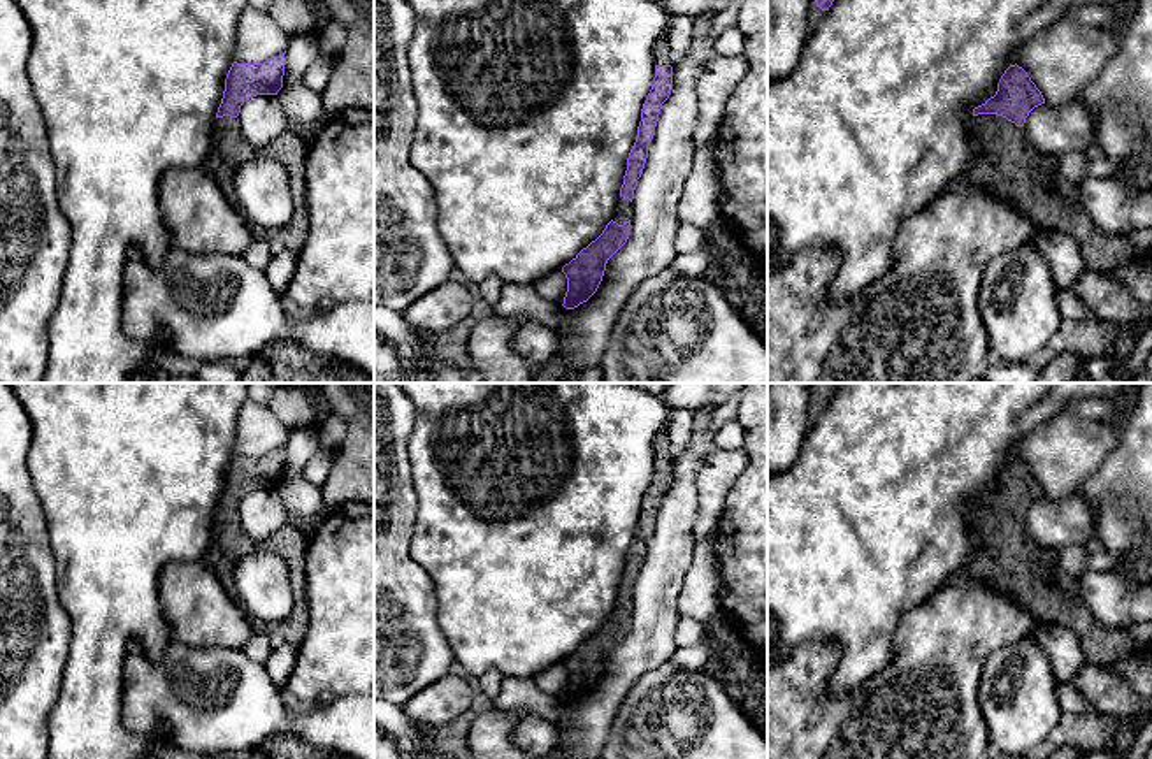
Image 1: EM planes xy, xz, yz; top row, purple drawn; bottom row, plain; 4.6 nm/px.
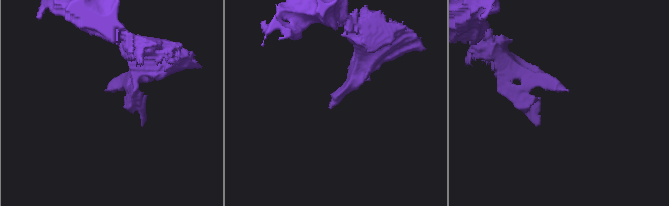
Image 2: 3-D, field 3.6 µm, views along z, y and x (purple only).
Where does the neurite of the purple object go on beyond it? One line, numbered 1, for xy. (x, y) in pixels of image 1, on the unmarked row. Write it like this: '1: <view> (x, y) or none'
1: xy (229, 543)

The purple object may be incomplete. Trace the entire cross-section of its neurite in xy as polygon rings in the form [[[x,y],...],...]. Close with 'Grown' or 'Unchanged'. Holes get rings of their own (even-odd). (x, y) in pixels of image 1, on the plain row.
[[[284,446],[263,457],[234,455],[227,473],[221,497],[212,518],[212,541],[205,560],[216,571],[221,585],[234,590],[234,567],[237,560],[256,548],[241,529],[237,510],[241,499],[256,488],[277,488],[283,481]]]. Grown

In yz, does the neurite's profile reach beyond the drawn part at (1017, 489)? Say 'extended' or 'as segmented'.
extended

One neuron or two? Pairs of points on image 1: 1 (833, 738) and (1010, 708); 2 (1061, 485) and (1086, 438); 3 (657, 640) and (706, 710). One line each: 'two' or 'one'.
1: two
2: one
3: two

